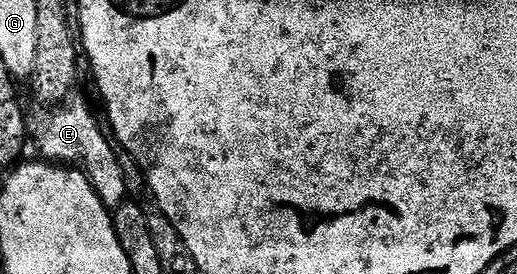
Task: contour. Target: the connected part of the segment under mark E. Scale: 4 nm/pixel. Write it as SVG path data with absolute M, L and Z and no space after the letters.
M74 95L72 98L58 103L52 110L46 111L49 112L46 116L39 117L34 124L32 121L31 136L32 139L33 136L37 139L37 148L45 155L42 157L44 157L46 161L77 162L73 160L81 160L82 165L80 164L80 167L83 169L85 175L89 177L91 186L99 194L99 198L105 203L106 208L112 210L126 203L127 200L127 196L125 196L125 168L121 165L121 160L117 157L118 149L115 147L114 141L107 135L103 124L103 129L101 129L101 124L97 121L96 114L89 109L88 102L85 101L83 97L76 96L77 95Z

